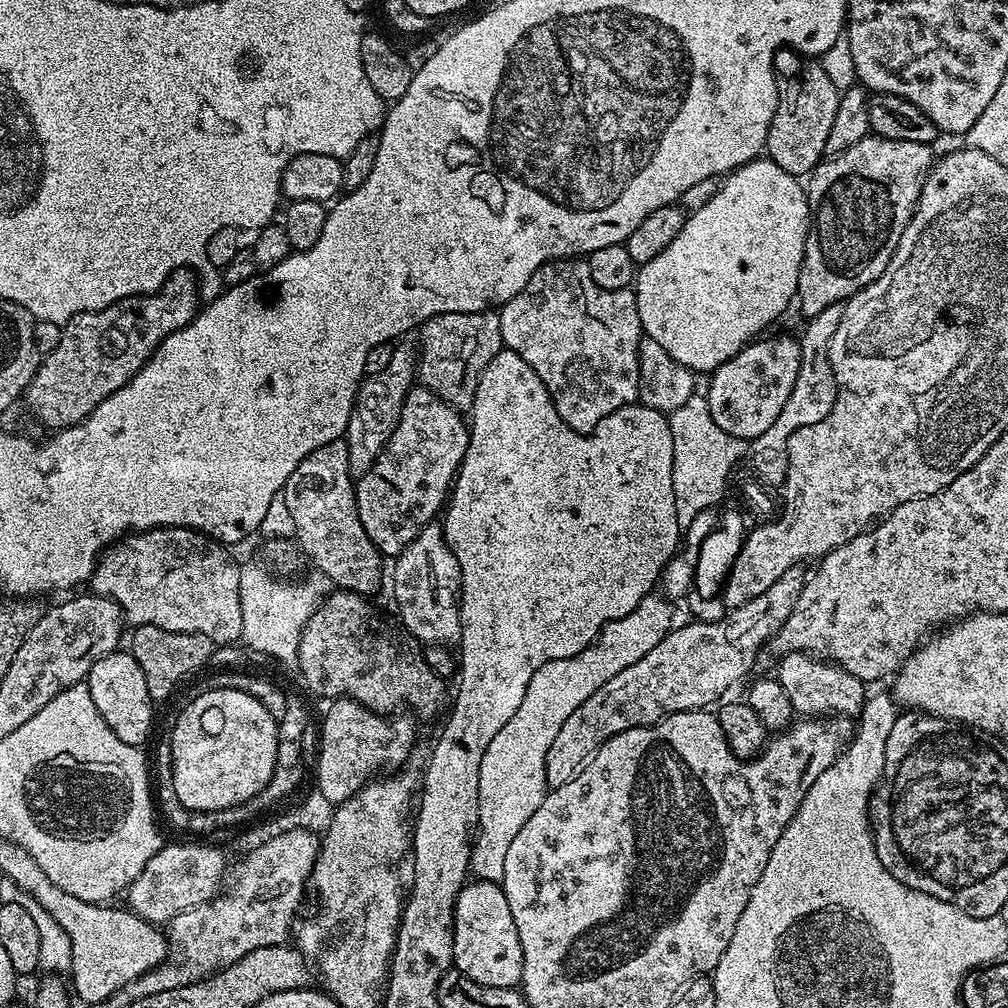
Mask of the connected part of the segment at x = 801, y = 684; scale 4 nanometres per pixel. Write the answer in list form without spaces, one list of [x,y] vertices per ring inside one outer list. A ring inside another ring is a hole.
[[[785,652],[779,657],[780,665],[774,672],[782,690],[790,694],[793,713],[804,718],[828,718],[831,712],[841,712],[844,716],[859,717],[866,699],[865,681],[854,678],[844,668],[838,667],[819,656],[807,652]]]

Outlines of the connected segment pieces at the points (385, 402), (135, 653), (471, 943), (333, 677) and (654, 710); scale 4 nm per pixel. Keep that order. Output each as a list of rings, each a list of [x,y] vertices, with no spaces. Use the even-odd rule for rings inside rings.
[[[397,343],[390,354],[390,363],[378,374],[365,376],[356,391],[356,401],[350,414],[346,439],[348,441],[348,470],[353,477],[365,476],[382,454],[384,445],[394,434],[400,421],[404,399],[418,380],[418,352],[408,344]]]
[[[137,624],[131,632],[130,651],[138,666],[142,666],[142,674],[146,674],[146,686],[154,702],[166,699],[175,690],[176,683],[186,679],[191,672],[198,671],[214,651],[212,640],[197,632],[162,630],[153,624]]]
[[[478,879],[465,883],[456,899],[456,917],[452,923],[452,937],[454,938],[452,962],[455,971],[460,975],[478,982],[484,988],[486,986],[515,988],[520,984],[524,969],[522,942],[518,934],[518,926],[514,926],[514,914],[510,914],[510,902],[506,902],[506,894],[499,883]]]
[[[336,590],[333,593],[333,596],[316,604],[316,613],[308,617],[300,635],[295,663],[300,664],[300,676],[304,679],[305,686],[316,696],[357,700],[363,708],[381,714],[395,713],[403,709],[400,708],[403,704],[413,708],[408,710],[415,713],[421,721],[438,715],[440,711],[443,713],[450,692],[444,689],[445,677],[430,670],[430,666],[424,661],[421,641],[415,640],[409,632],[401,630],[395,623],[392,625],[390,621],[383,620],[376,613],[371,599],[359,596],[357,592]]]
[[[797,566],[786,570],[770,590],[758,594],[750,602],[746,602],[740,608],[731,609],[722,619],[714,622],[702,622],[693,619],[692,624],[684,624],[673,627],[671,632],[646,654],[646,658],[638,658],[634,666],[626,666],[622,674],[614,674],[606,686],[598,686],[566,722],[562,722],[562,730],[558,730],[553,744],[550,746],[550,754],[546,754],[546,782],[549,789],[562,786],[574,778],[581,767],[591,760],[592,755],[606,743],[614,734],[622,734],[631,728],[647,728],[649,724],[657,724],[659,720],[665,720],[673,716],[675,712],[691,712],[703,709],[705,706],[715,705],[721,699],[727,688],[732,688],[752,667],[756,664],[756,655],[764,643],[771,641],[777,630],[779,630],[786,618],[794,610],[794,602],[798,602],[798,594],[802,594],[806,572],[803,567]]]

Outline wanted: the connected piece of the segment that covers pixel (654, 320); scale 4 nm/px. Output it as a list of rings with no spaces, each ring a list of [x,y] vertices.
[[[757,158],[750,161],[749,164],[743,164],[741,168],[727,173],[726,179],[714,194],[714,198],[710,198],[710,202],[706,202],[706,206],[702,206],[685,219],[682,230],[674,238],[674,242],[670,242],[670,246],[666,246],[666,250],[662,250],[662,254],[658,254],[658,258],[639,265],[634,281],[634,291],[643,335],[649,340],[658,342],[658,346],[662,346],[662,350],[666,350],[666,354],[670,354],[670,358],[674,358],[674,362],[686,366],[693,374],[715,372],[719,364],[724,364],[730,358],[734,358],[734,354],[738,354],[746,345],[757,339],[763,333],[760,331],[767,324],[774,323],[787,310],[788,303],[793,303],[796,300],[796,287],[804,261],[809,223],[808,194],[805,185],[797,177],[786,174],[786,170],[782,170],[782,166],[778,166],[773,160]]]

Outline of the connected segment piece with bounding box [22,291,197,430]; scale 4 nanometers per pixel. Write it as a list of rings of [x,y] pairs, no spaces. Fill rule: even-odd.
[[[163,291],[151,293],[147,296],[127,296],[110,306],[97,312],[83,312],[78,314],[60,330],[60,341],[54,351],[47,353],[37,363],[34,378],[24,391],[22,404],[25,404],[48,430],[70,428],[80,424],[91,412],[104,401],[107,396],[114,394],[126,382],[142,370],[146,361],[151,360],[156,347],[170,334],[181,332],[194,317],[197,309],[188,308],[184,300],[176,296],[164,296]]]

